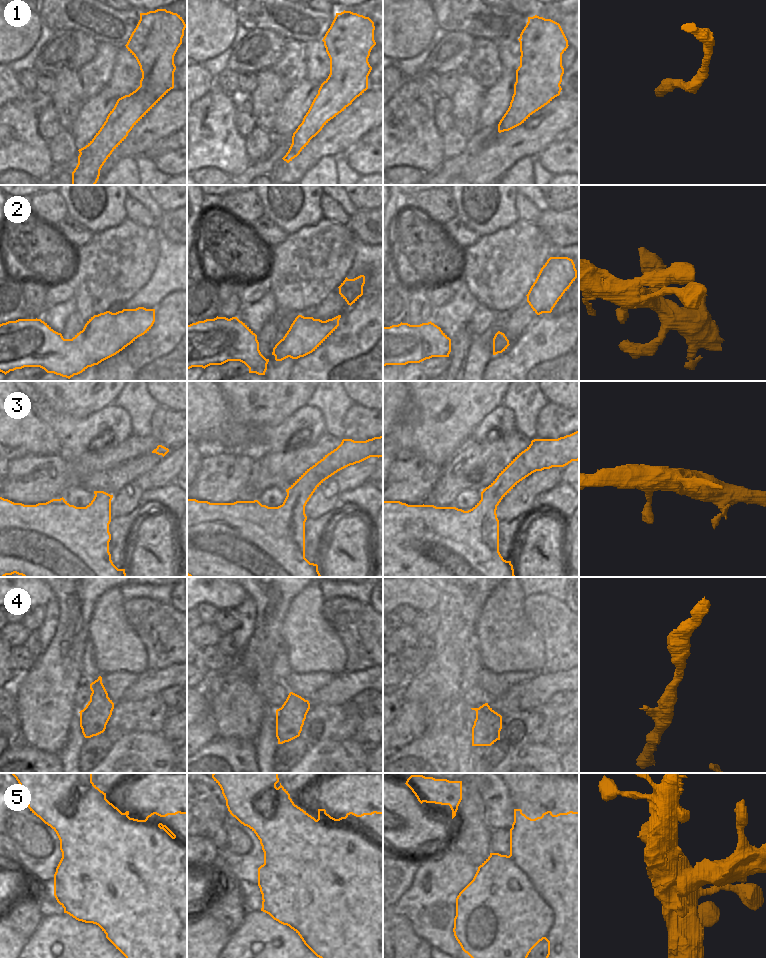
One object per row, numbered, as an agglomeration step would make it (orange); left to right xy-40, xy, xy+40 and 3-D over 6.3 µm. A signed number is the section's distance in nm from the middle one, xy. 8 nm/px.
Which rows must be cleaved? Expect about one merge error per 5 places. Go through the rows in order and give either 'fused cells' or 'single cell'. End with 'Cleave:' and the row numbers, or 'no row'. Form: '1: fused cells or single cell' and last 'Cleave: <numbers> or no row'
1: single cell
2: single cell
3: single cell
4: single cell
5: fused cells
Cleave: 5

